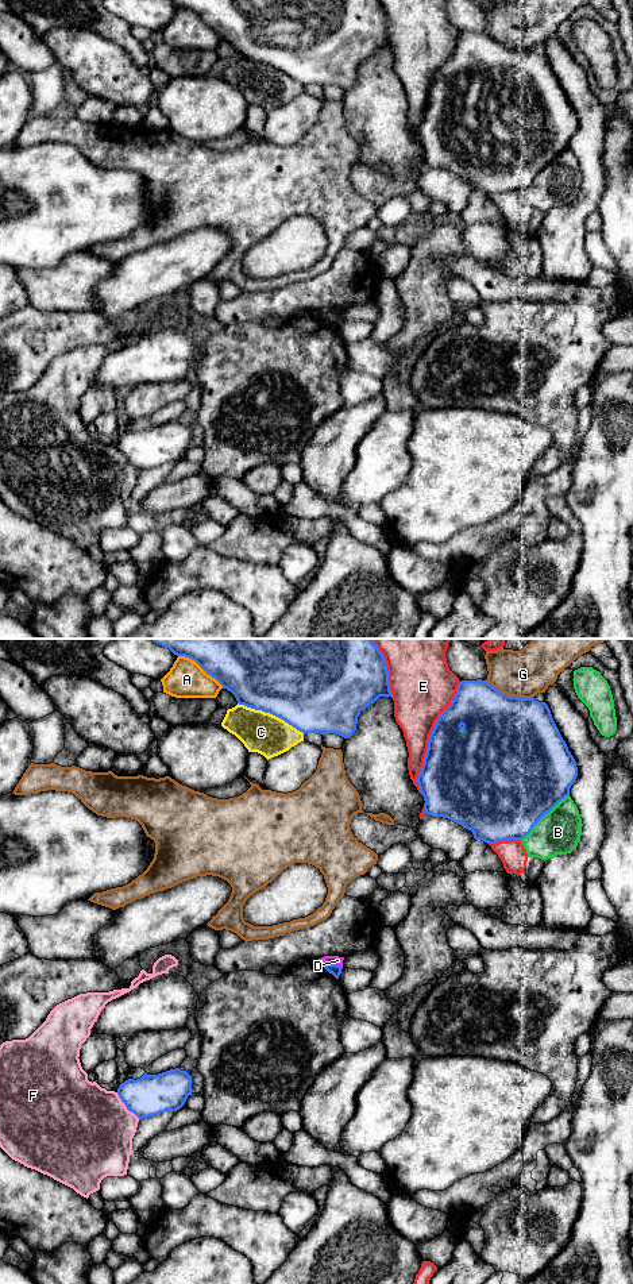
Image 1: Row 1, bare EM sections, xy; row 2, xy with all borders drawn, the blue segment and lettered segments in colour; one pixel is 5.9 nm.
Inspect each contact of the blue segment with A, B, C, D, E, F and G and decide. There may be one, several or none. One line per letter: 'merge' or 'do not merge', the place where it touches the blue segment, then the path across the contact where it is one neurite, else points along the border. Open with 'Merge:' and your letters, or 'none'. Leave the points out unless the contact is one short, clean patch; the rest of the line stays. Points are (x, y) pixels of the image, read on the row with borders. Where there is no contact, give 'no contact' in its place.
Merge: none
A: do not merge; contact xy (201, 667)
B: do not merge; contact xy (544, 814)
C: do not merge; contact xy (271, 713)
D: do not merge; contact xy (331, 964); border xy (320, 961), (342, 967)
E: do not merge; contact xy (429, 739)
F: do not merge; contact xy (126, 1106)
G: do not merge; contact xy (508, 696)

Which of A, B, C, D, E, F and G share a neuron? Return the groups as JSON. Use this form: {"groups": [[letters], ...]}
{"groups": [["A"], ["B"], ["C"], ["D"], ["E"], ["F"], ["G"]]}

